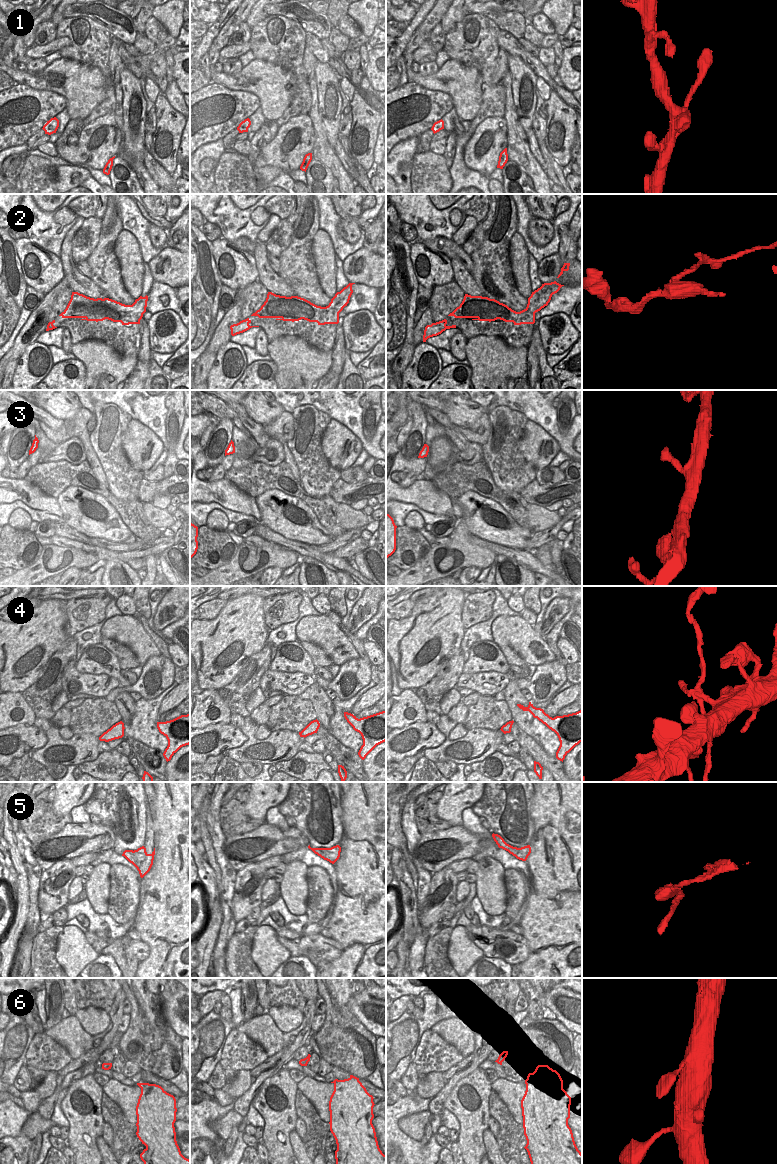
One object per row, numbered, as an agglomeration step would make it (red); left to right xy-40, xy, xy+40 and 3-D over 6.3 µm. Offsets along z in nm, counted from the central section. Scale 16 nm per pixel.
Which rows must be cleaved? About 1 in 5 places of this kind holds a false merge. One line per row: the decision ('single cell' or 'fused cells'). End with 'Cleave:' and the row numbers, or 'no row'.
1: single cell
2: fused cells
3: single cell
4: fused cells
5: fused cells
6: single cell
Cleave: 2, 4, 5

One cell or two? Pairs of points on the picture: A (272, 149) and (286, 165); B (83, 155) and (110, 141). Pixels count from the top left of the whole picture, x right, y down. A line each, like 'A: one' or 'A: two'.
A: one
B: one

